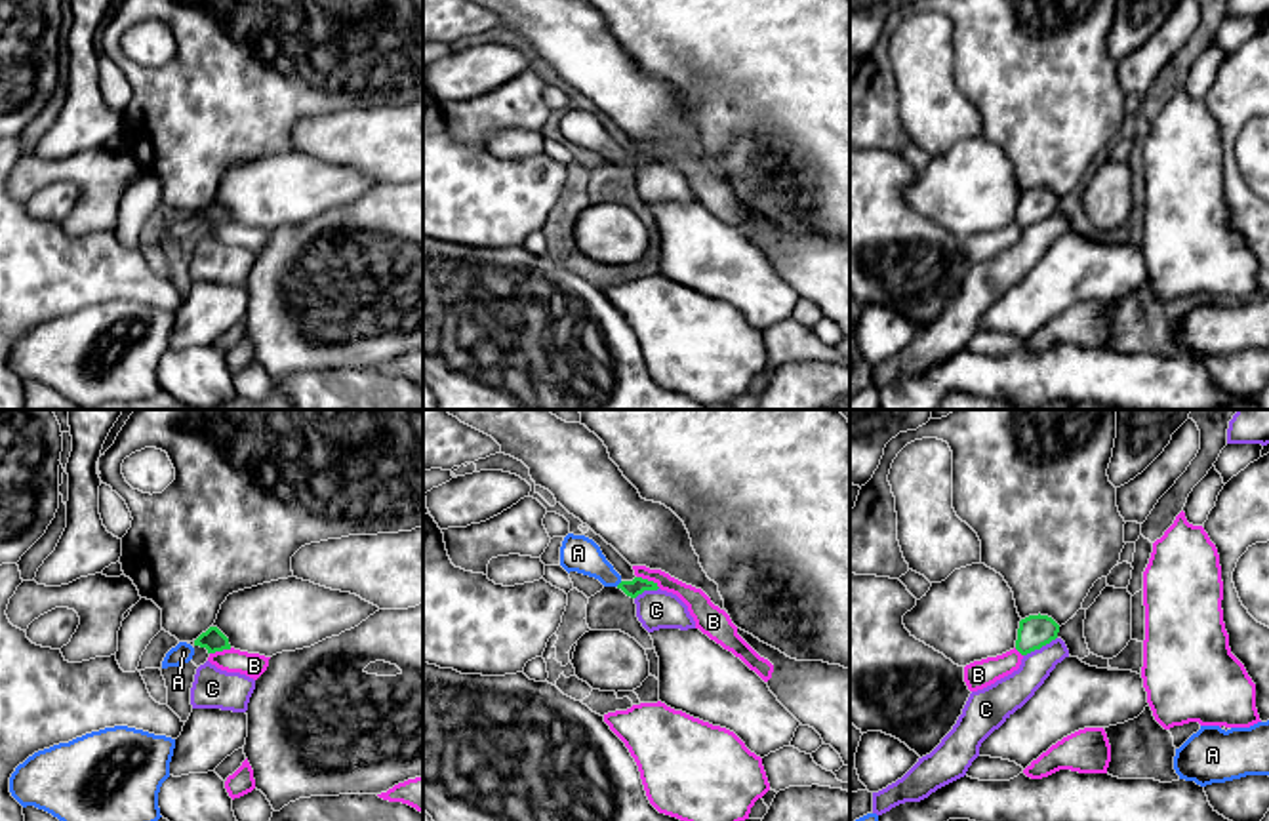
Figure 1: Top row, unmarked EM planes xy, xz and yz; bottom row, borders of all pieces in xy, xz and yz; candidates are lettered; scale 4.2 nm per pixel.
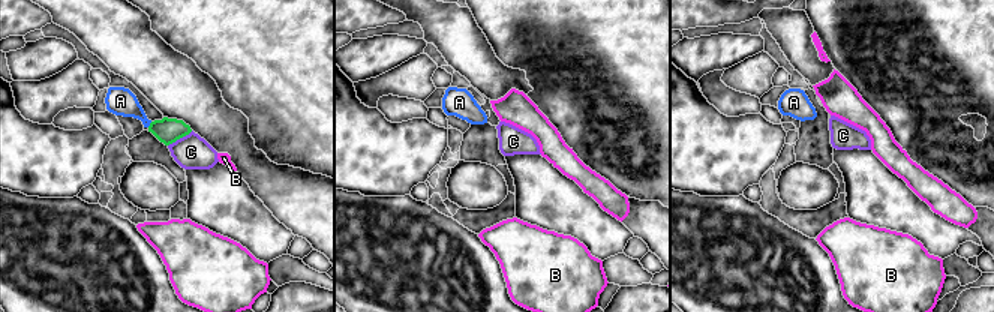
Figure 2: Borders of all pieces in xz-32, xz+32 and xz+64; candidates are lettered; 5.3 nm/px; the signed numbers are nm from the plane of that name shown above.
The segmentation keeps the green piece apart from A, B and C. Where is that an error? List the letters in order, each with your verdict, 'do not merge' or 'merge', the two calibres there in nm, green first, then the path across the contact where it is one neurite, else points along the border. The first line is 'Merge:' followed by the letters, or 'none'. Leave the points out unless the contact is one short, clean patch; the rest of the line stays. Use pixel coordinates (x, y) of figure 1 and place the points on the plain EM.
Merge: A
A: merge | 70/160 nm | across xz (635, 160), (620, 157), (578, 126)
B: do not merge | 70/110 nm | along xz (637, 149), (660, 160)
C: do not merge | 140/150 nm

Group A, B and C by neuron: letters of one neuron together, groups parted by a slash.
A / B / C

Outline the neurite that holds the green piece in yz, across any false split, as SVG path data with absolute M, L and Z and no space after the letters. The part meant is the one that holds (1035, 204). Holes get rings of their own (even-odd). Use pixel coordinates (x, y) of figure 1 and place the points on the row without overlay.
M1029 189L1019 194L1016 223L1027 229L1058 211L1059 198L1048 189Z

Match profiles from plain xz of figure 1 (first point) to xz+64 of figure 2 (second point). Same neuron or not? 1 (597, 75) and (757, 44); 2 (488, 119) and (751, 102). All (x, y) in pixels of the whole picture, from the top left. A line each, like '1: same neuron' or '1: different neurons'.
1: different neurons
2: different neurons

